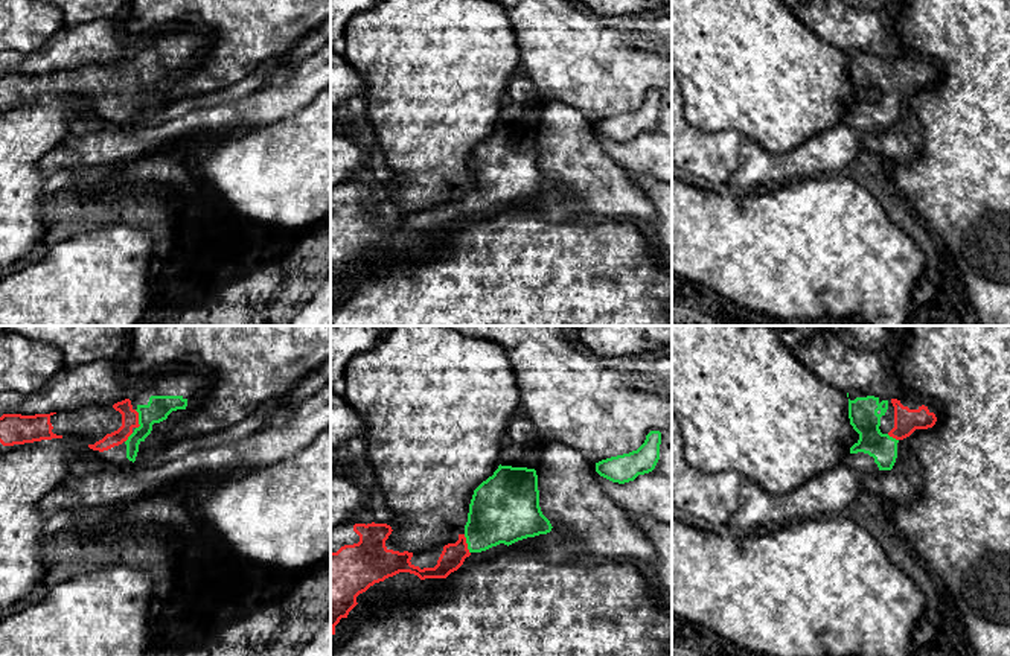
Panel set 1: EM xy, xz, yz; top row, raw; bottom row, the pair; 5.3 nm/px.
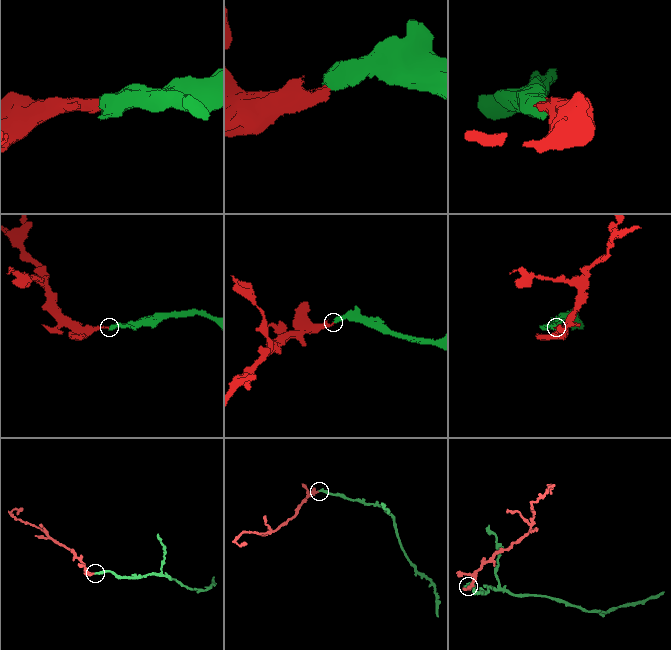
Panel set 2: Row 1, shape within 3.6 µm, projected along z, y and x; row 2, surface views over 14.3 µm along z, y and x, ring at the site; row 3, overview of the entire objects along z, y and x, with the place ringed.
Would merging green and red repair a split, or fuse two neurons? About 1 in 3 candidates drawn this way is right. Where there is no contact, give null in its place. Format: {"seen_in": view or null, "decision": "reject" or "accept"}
{"seen_in": "xy", "decision": "accept"}

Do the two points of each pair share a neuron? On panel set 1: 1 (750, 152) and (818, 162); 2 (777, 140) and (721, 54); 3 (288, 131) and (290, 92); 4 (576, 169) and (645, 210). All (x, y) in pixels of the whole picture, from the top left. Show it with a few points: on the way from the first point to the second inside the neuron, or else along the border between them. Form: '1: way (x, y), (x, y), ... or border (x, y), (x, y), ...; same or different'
1: way (767, 163), (802, 162); same
2: way (777, 119), (777, 110), (742, 75); same
3: border (314, 96), (296, 113), (255, 130); different
4: way (593, 175), (608, 191), (628, 201); same

